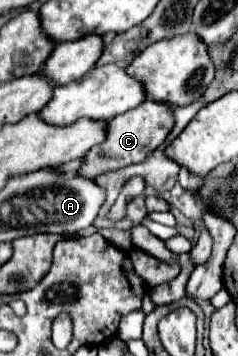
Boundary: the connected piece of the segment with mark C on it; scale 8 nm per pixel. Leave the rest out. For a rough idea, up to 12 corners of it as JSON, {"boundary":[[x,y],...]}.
{"boundary":[[144,100],[110,120],[78,176],[142,162],[174,126],[168,106]]}

